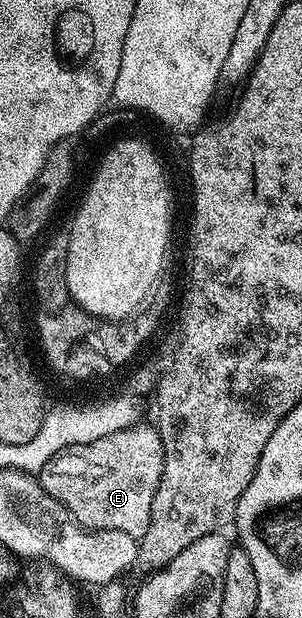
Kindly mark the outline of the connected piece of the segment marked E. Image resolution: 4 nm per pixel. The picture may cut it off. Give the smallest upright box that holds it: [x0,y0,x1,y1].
[38,424,164,531]

